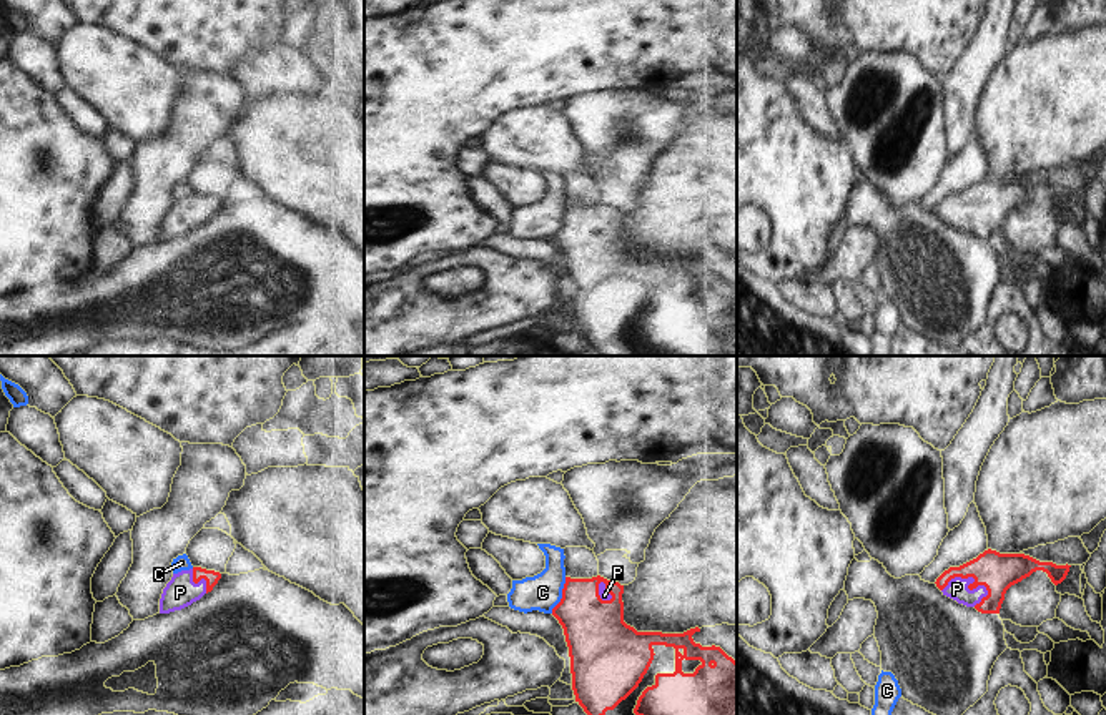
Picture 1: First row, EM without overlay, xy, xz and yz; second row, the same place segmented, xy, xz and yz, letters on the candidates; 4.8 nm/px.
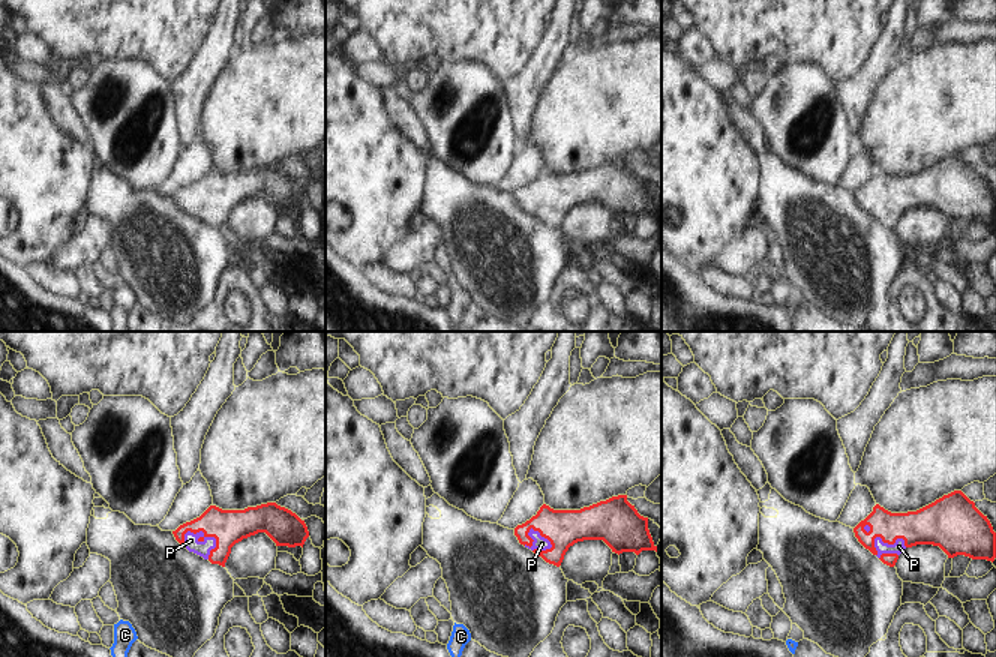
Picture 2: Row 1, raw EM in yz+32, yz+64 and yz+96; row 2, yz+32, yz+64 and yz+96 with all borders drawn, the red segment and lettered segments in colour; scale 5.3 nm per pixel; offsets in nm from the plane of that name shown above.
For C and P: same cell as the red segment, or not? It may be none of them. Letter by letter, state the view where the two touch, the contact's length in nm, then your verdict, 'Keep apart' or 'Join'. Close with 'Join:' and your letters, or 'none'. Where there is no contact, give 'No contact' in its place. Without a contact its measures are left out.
C: Touches red in xz. Shared border 190 nm. Keep apart
P: Touches red in yz. Shared border 240 nm. Join
Join: P

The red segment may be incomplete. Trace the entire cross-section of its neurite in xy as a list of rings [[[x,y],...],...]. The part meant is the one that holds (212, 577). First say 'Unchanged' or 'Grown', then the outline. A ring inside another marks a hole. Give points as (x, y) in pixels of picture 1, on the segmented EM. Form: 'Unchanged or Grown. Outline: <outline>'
Grown. Outline: [[[193,567],[173,574],[160,599],[160,614],[181,610],[211,592],[221,579],[220,572]]]

